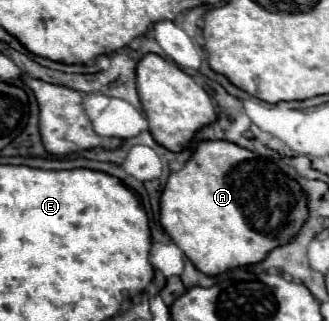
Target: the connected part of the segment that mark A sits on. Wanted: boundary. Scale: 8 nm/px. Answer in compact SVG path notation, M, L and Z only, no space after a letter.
M227 140L199 142L193 158L169 176L161 194L161 226L193 266L207 276L219 276L227 270L265 260L271 250L289 244L301 232L307 218L309 200L295 178L285 174L273 160L261 158Z

